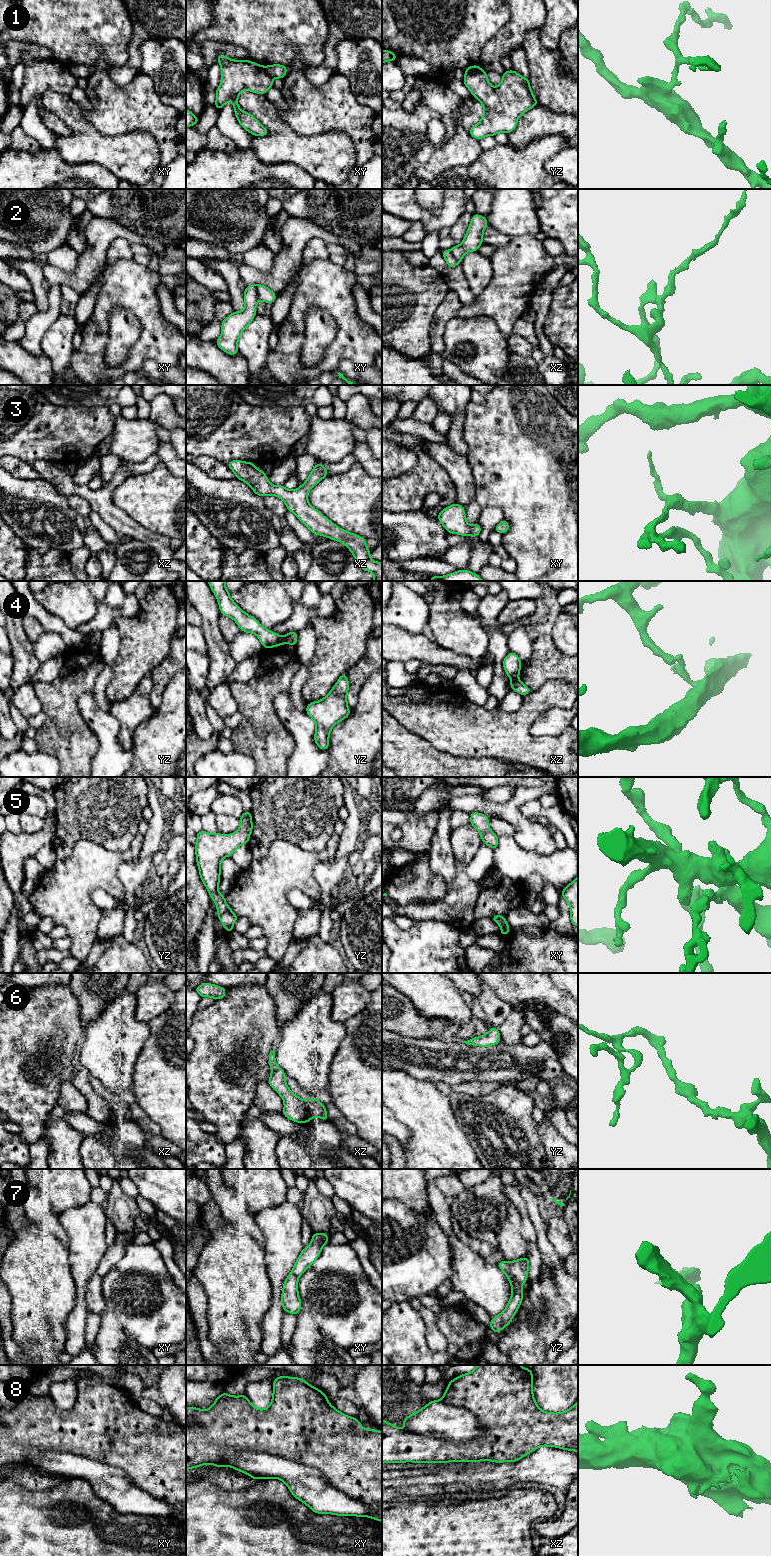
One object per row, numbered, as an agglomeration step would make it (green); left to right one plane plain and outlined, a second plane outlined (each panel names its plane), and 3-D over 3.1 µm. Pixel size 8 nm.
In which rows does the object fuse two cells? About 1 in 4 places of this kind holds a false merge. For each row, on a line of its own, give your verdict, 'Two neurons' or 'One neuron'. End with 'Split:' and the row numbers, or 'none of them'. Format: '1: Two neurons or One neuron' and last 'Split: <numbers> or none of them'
1: Two neurons
2: Two neurons
3: One neuron
4: Two neurons
5: One neuron
6: One neuron
7: Two neurons
8: Two neurons
Split: 1, 2, 4, 7, 8

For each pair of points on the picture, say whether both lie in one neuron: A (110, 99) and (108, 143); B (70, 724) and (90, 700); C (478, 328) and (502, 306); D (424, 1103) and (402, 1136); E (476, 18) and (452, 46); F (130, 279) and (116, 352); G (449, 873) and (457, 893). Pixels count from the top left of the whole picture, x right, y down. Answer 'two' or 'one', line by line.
A: two
B: two
C: two
D: two
E: one
F: two
G: two

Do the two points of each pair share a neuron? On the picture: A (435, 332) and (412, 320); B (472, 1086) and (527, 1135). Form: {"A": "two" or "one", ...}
{"A": "two", "B": "two"}

